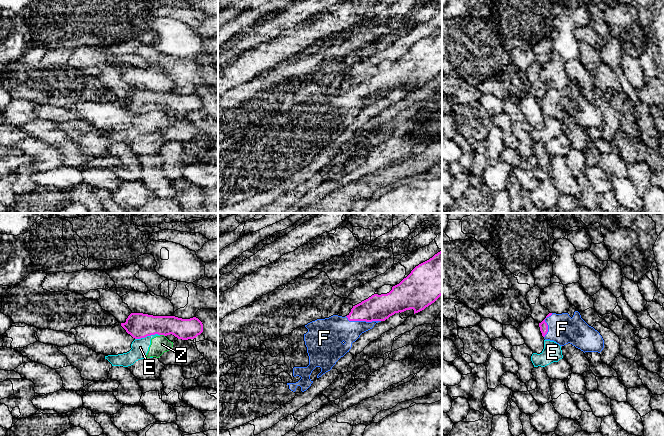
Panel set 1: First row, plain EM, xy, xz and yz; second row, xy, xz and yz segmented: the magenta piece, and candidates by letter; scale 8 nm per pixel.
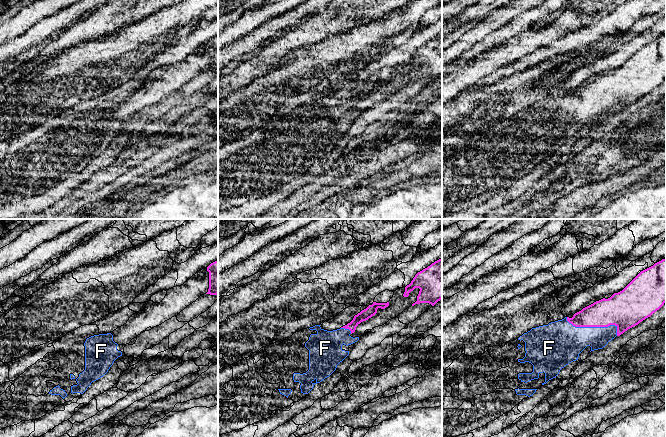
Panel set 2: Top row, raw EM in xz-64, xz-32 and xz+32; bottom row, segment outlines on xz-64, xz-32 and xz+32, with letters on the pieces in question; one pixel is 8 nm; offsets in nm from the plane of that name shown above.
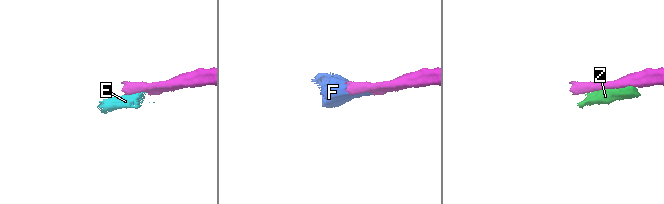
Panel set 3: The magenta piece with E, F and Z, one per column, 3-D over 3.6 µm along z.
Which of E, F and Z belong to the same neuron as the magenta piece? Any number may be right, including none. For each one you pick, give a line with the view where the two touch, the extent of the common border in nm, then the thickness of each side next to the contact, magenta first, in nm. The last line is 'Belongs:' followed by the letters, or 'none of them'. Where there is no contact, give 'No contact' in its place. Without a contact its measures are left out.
F: Touches magenta in xz. Shared border 300 nm. Thickness 200 nm (magenta) against 220 nm
Belongs: F

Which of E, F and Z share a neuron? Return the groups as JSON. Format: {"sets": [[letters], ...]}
{"sets": [["E", "Z"], ["F"]]}

